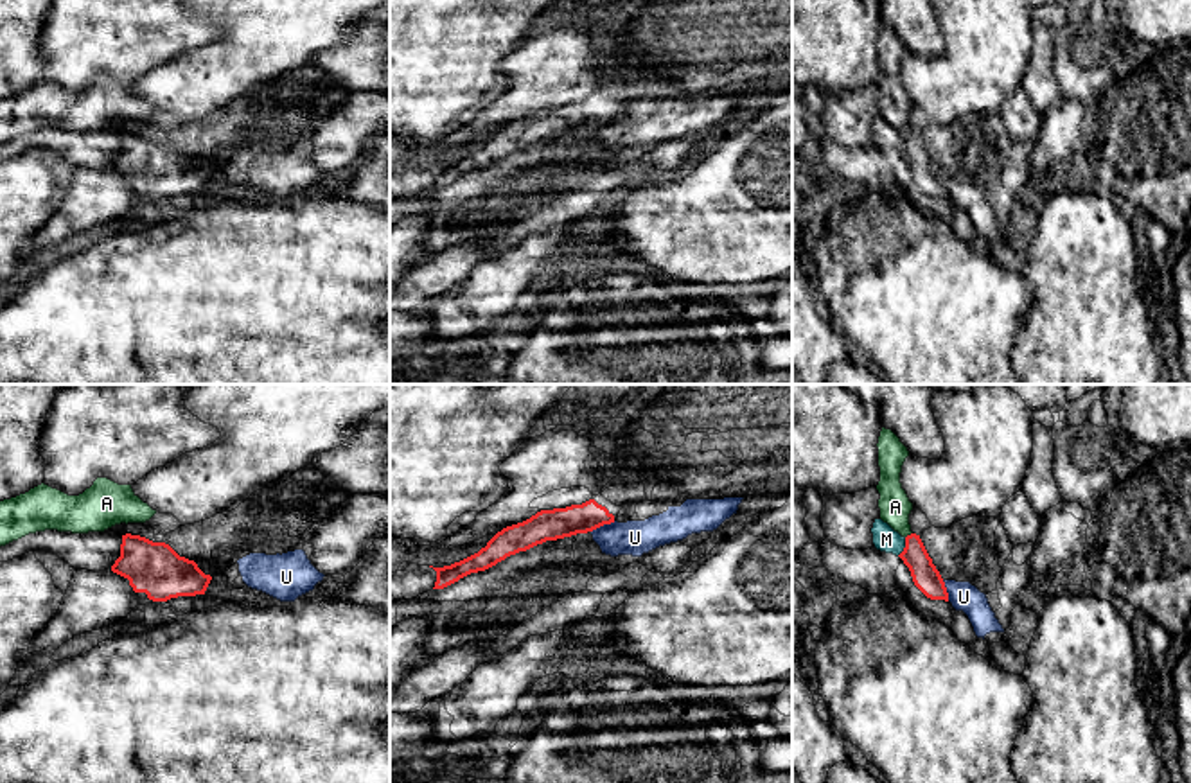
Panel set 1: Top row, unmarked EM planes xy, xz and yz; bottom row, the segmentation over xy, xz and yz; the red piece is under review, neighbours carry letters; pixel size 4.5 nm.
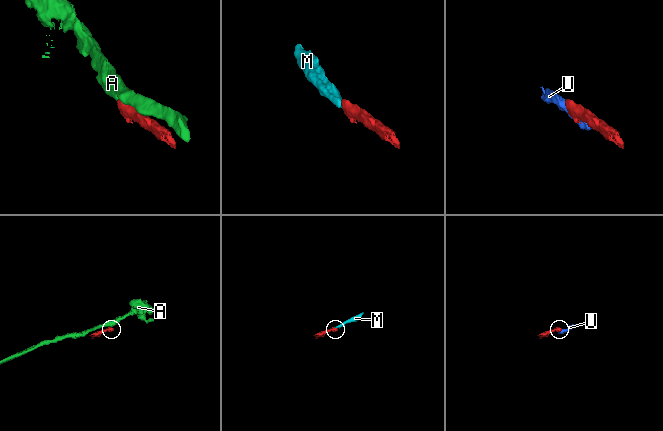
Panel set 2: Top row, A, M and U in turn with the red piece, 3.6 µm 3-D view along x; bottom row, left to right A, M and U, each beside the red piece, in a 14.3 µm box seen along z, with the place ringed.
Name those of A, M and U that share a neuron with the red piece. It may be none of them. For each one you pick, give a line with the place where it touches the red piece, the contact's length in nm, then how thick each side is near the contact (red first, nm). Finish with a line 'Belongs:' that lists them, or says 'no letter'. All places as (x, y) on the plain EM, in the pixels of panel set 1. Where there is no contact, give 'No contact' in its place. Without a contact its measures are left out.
M: Touches red at yz (906, 144). Shared border 100 nm. Thickness 120 nm (red) against 110 nm
Belongs: M

